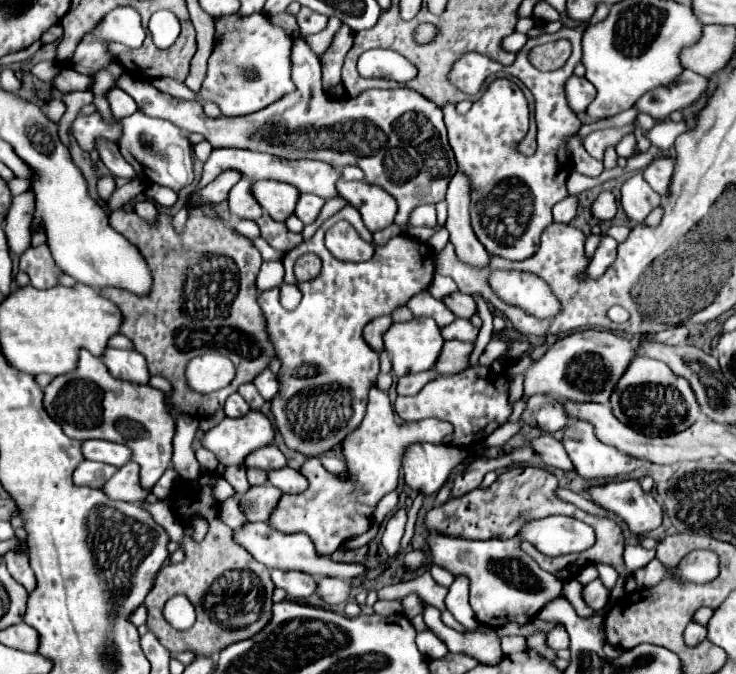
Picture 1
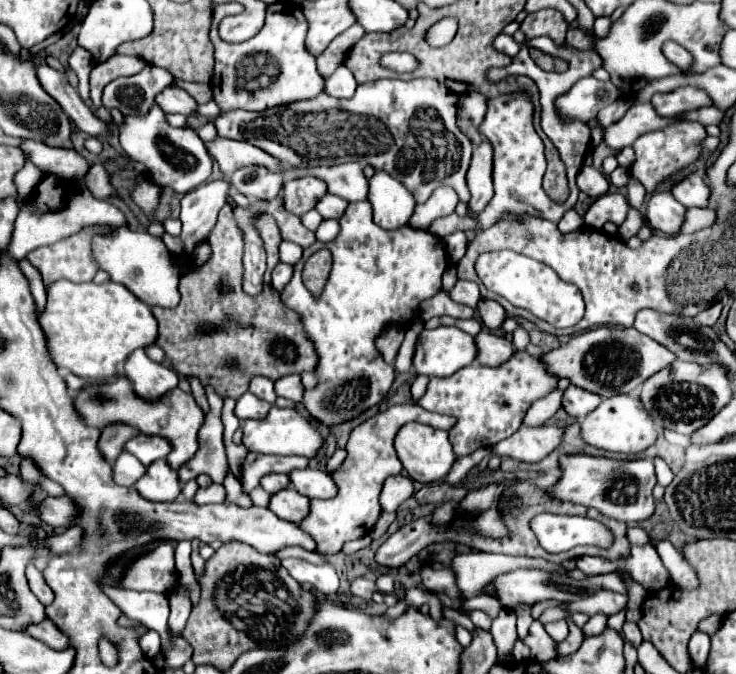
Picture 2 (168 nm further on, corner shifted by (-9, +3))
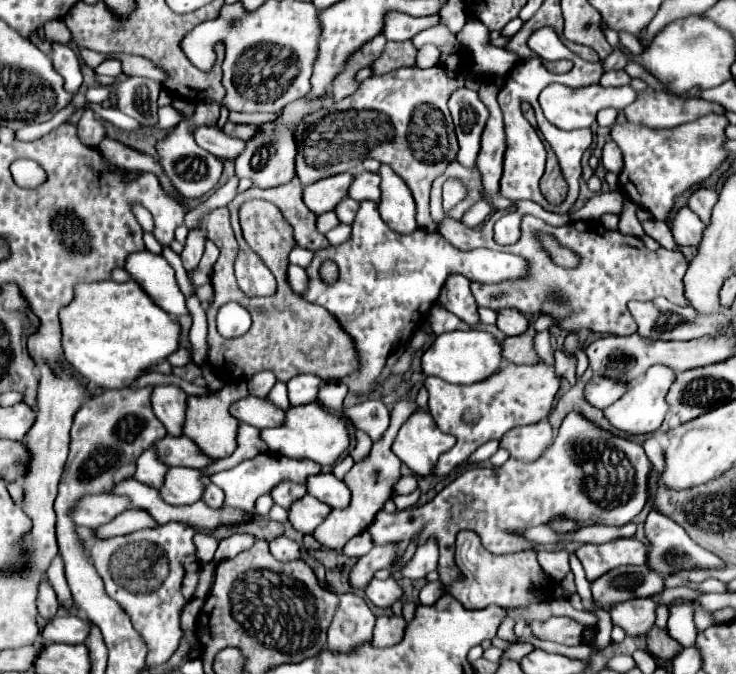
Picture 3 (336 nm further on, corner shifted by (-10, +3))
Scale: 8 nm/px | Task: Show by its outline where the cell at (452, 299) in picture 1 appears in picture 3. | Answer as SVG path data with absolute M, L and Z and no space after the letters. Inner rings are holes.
M502 309L502 311L498 311L496 325L504 335L520 335L522 331L528 329L528 319L520 311Z

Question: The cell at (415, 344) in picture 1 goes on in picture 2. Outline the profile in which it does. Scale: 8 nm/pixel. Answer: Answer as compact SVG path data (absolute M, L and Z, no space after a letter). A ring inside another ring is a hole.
M457 327L425 329L419 337L413 365L419 375L451 377L477 357L475 337Z

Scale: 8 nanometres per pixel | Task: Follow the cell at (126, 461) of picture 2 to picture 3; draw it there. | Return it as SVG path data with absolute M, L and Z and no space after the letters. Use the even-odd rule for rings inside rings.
M148 449L148 451L144 451L144 453L138 457L138 461L136 461L136 471L134 471L132 477L138 479L140 483L146 483L148 487L160 487L166 471L168 471L168 467L162 465L162 463L156 459L156 451L154 451L154 449Z

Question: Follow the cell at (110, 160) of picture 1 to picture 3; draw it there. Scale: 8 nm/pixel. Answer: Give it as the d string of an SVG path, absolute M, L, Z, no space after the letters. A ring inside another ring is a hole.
M54 43L52 45L52 65L54 69L62 75L64 79L64 87L70 95L78 95L78 89L82 85L82 73L80 73L80 63L76 53L68 47L68 45L60 45Z

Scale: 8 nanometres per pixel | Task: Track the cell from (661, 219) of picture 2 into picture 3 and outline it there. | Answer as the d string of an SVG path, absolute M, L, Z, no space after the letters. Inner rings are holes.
M682 207L676 211L674 219L670 221L670 231L678 245L698 247L698 241L704 231L704 223L688 207Z

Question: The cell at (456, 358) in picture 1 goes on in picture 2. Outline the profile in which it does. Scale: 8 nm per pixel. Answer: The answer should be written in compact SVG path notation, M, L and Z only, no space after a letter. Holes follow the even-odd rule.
M481 331L475 339L477 339L477 347L479 347L477 361L483 365L497 367L497 365L509 361L515 353L515 347L507 337L499 337L499 335Z

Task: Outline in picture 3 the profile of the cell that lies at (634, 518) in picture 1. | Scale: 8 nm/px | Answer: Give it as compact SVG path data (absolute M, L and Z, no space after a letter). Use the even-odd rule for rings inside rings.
M570 413L562 421L558 437L538 461L522 463L518 459L508 459L496 469L470 467L426 505L396 513L380 511L368 531L376 545L398 543L398 557L404 553L414 533L420 533L420 545L428 537L438 539L438 573L444 587L448 587L460 577L454 565L454 541L458 531L476 531L490 553L502 555L530 549L532 543L516 535L516 529L548 523L554 515L566 515L584 525L626 525L648 501L650 475L652 463L642 445L602 431L582 415Z

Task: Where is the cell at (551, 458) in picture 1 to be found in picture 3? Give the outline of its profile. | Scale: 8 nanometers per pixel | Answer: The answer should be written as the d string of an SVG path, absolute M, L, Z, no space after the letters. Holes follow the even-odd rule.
M548 419L526 427L514 427L500 439L500 447L506 449L512 459L520 459L524 463L536 461L550 447L550 443L552 427Z

